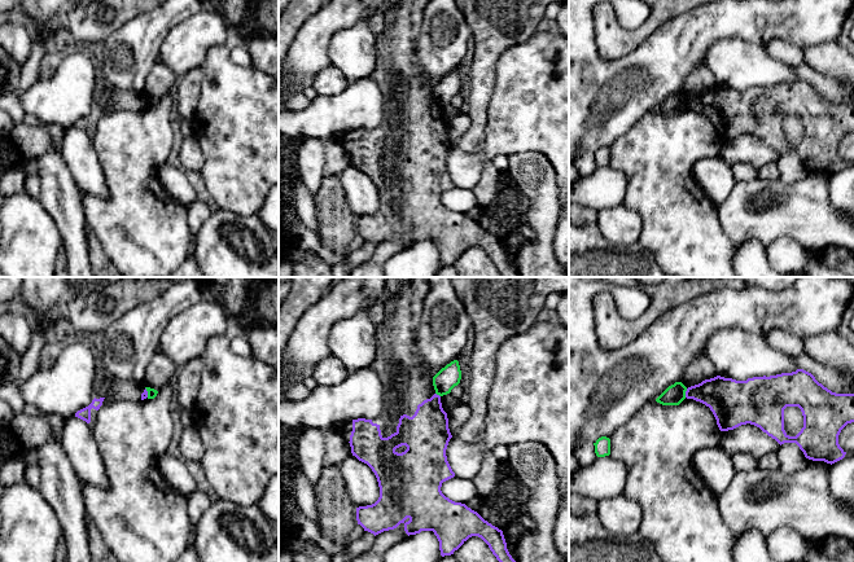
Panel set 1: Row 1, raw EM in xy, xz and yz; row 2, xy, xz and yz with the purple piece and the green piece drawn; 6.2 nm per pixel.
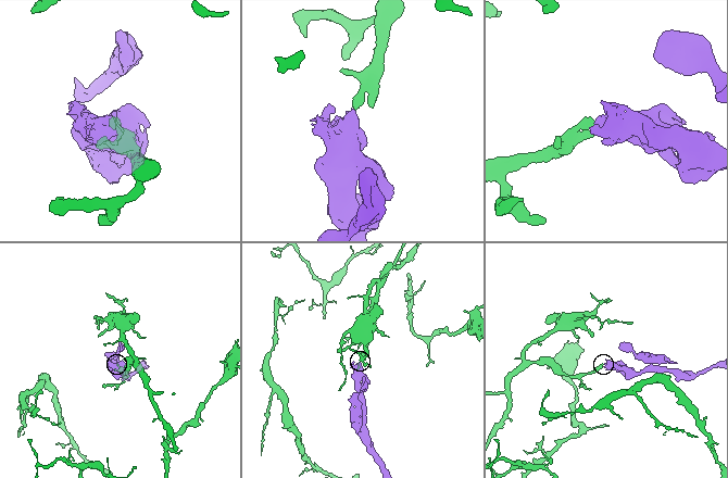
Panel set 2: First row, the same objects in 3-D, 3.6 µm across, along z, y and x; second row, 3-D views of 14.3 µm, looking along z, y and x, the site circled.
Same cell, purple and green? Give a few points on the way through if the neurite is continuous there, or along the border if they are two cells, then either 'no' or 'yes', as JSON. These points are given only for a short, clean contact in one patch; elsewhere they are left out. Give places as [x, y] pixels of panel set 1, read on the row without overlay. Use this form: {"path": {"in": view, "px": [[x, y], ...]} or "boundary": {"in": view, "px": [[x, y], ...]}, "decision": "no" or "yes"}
{"boundary": {"in": "yz", "px": [[687, 99], [684, 106]]}, "decision": "no"}

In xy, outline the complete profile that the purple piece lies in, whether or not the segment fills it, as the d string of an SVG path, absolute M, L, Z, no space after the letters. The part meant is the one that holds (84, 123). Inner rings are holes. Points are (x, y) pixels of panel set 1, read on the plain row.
M95 107L88 117L78 120L75 123L75 127L86 131L88 133L88 136L93 140L96 129L97 129L97 120L102 115L104 109L105 107L100 107L100 109Z

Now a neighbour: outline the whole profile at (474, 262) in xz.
M478 246L469 247L452 265L457 277L494 277L494 264Z

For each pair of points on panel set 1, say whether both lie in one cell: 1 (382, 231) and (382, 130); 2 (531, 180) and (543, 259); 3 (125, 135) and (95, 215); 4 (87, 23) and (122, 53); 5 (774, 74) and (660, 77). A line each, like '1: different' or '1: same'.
1: same
2: same
3: same
4: different
5: different

